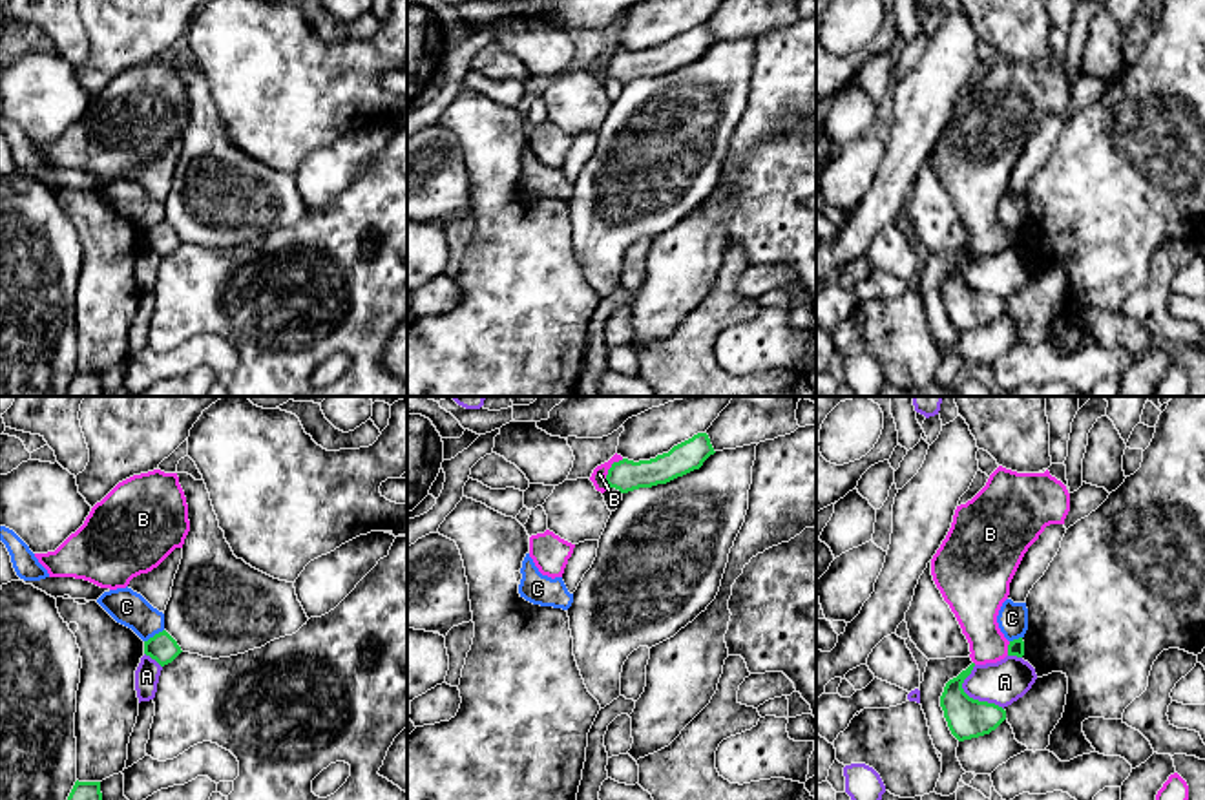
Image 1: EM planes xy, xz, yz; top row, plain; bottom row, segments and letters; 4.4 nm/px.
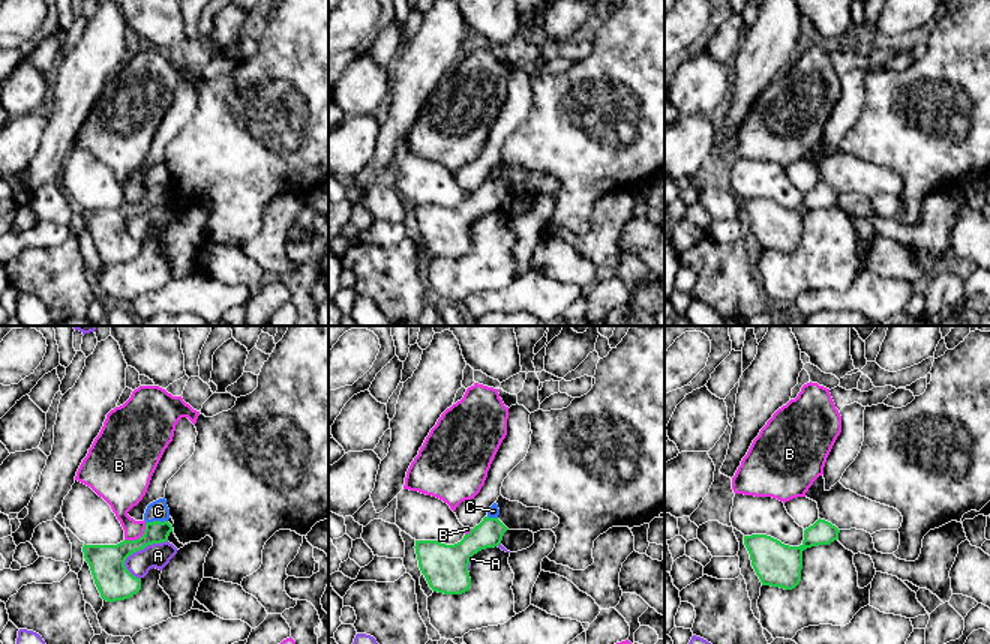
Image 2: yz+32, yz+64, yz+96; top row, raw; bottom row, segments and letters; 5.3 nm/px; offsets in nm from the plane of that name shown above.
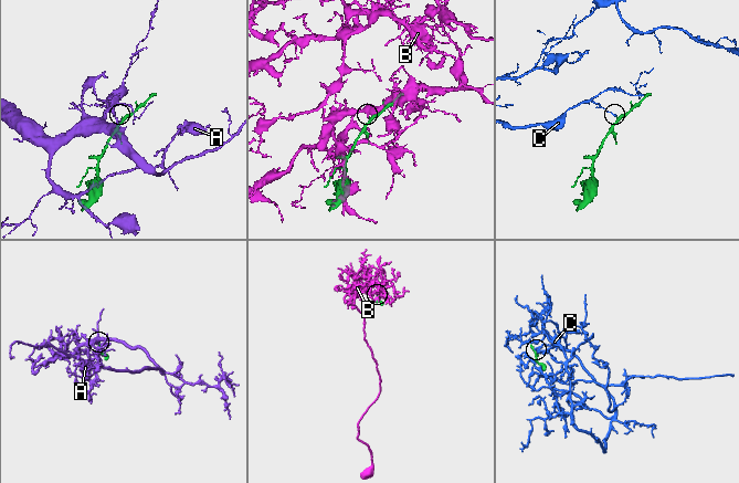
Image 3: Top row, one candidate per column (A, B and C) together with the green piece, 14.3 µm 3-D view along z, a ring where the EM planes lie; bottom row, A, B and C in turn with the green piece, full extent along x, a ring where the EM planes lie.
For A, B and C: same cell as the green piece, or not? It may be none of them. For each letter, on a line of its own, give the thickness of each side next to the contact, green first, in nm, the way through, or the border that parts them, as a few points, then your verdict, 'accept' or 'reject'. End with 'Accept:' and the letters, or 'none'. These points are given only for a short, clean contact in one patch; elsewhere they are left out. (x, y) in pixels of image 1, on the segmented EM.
A: calibres 180 and 190 nm; border yz (974, 665), (963, 689), (970, 696), (994, 702), (1003, 709); reject
B: calibres 140 and 70 nm; reject
C: calibres 120 and 160 nm; border xy (163, 629), (145, 642); reject
Accept: none

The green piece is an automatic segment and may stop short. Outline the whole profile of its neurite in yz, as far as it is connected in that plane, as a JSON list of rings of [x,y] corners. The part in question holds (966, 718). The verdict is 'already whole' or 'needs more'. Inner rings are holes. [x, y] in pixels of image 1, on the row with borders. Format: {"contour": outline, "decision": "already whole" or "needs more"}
{"contour": [[[975,663],[949,679],[940,696],[948,727],[959,742],[990,734],[1006,720],[1002,707],[973,700],[964,692],[962,683],[971,674],[973,667]]], "decision": "already whole"}

